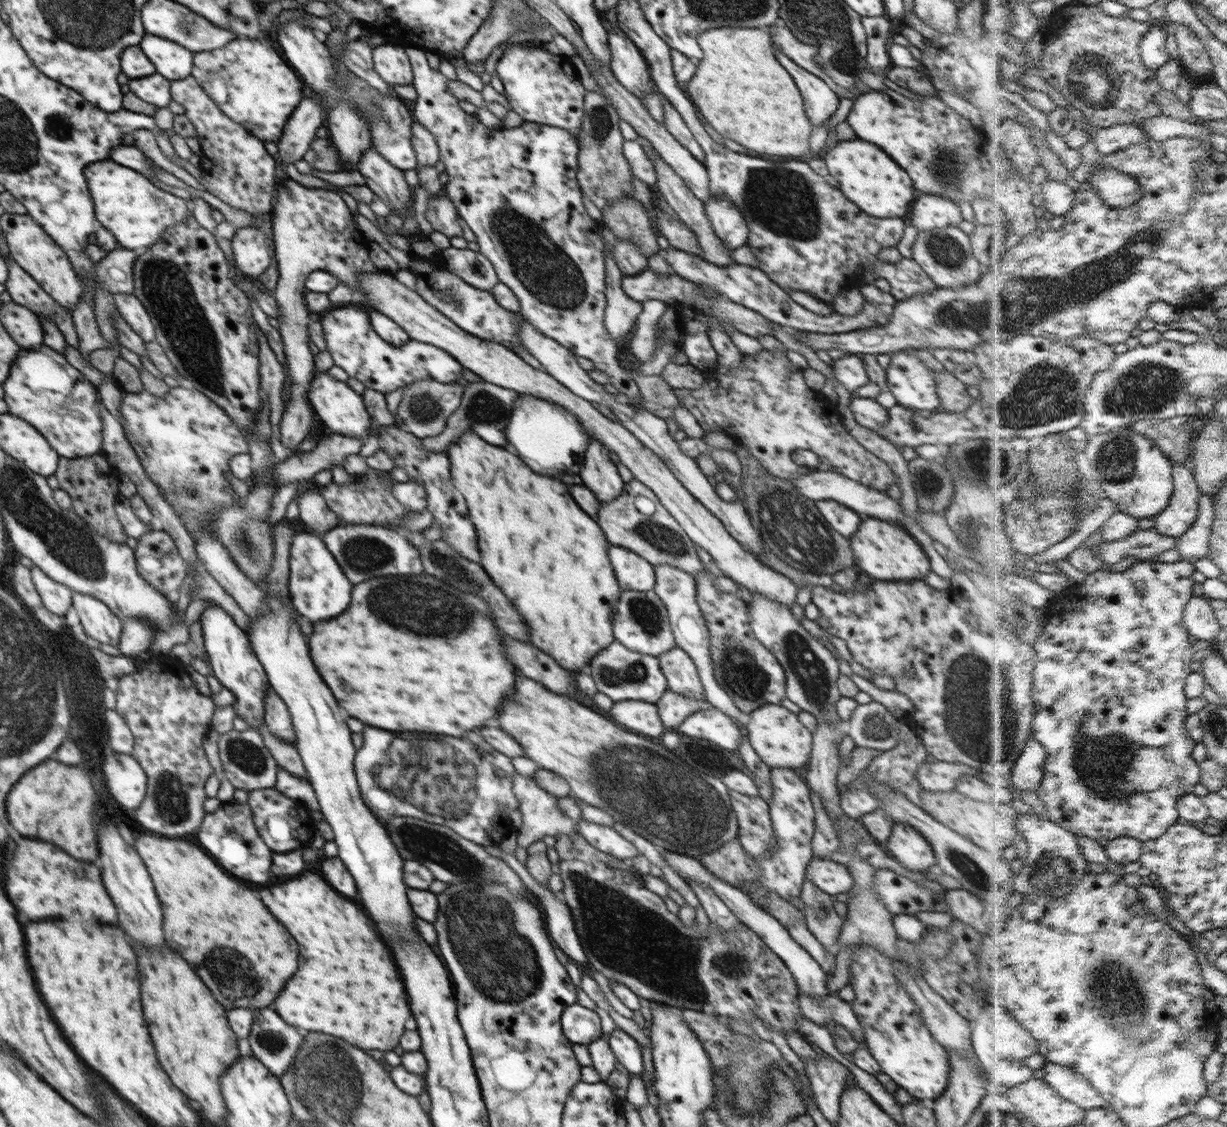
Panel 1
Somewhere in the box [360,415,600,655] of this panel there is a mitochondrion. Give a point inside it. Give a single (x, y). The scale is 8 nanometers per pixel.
(425, 610)

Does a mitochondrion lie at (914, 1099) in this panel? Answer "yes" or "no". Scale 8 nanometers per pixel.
no

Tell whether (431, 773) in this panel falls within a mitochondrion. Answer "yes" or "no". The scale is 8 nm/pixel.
yes

